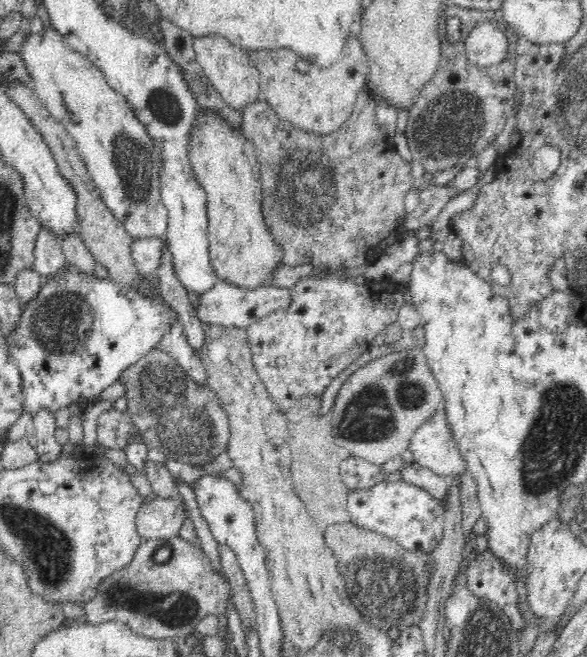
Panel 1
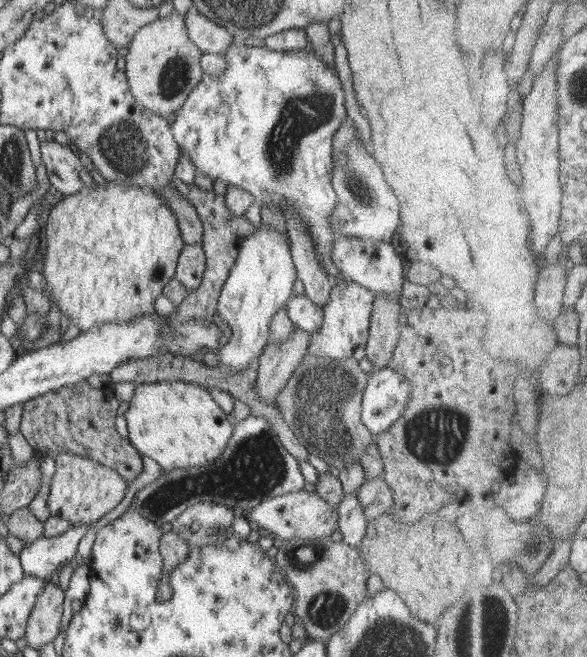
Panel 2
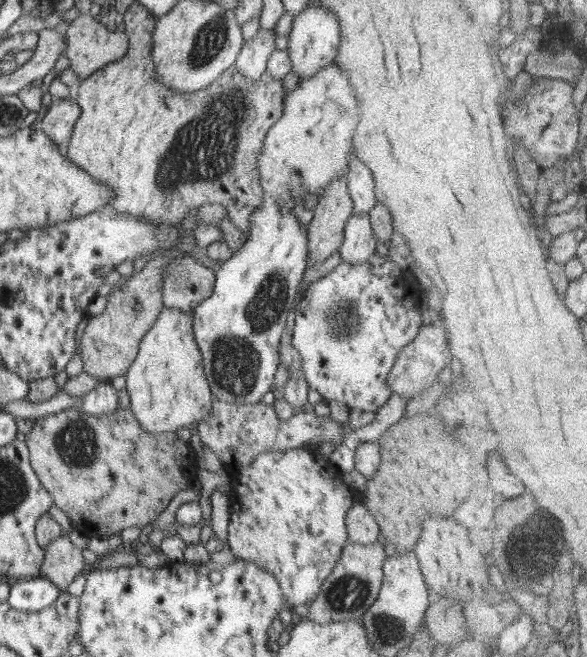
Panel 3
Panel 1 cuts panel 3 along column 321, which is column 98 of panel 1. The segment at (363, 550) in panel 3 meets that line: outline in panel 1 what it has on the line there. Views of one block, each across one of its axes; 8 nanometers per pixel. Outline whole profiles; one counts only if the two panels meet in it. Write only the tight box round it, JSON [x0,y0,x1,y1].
[84,537,232,640]

